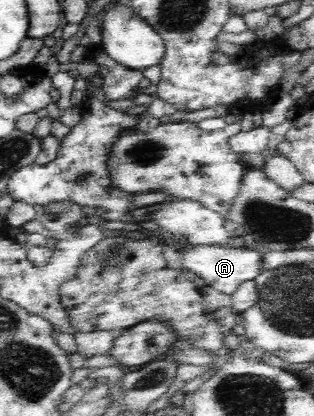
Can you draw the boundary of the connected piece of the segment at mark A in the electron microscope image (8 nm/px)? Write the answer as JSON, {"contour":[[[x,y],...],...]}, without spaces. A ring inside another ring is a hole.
{"contour":[[[186,245],[178,250],[181,251],[182,271],[198,275],[203,279],[204,285],[209,285],[224,295],[232,296],[242,283],[256,279],[264,271],[264,254],[259,249],[228,245]]]}

